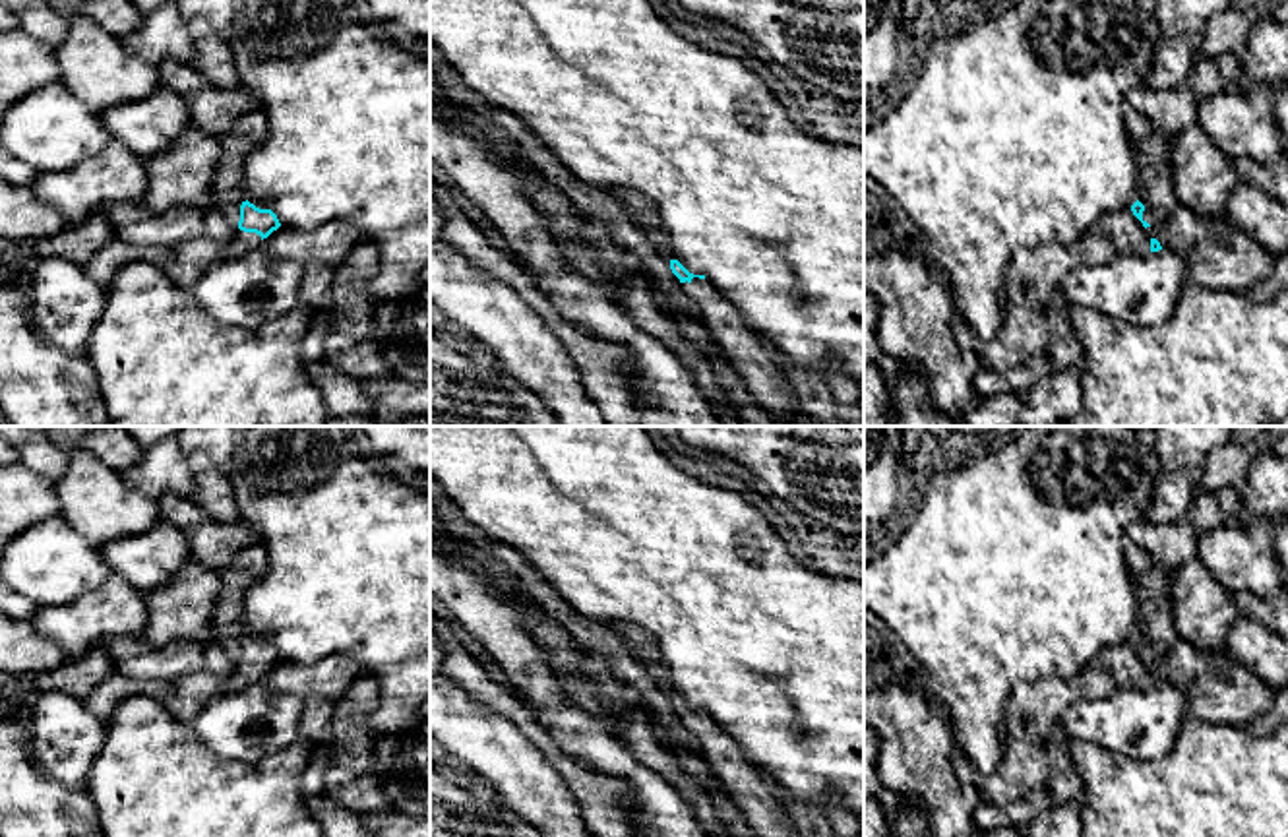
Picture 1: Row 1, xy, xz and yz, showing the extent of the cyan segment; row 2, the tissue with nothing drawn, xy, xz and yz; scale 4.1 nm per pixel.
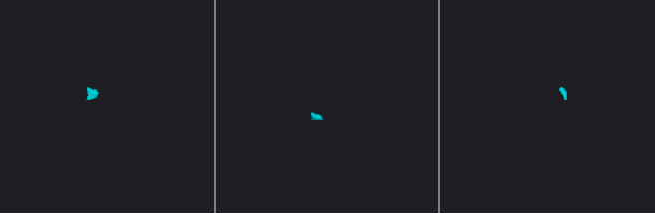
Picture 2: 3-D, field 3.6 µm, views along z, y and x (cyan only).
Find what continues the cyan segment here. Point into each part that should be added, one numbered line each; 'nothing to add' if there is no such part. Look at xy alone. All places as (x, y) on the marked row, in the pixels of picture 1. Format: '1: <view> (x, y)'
1: xy (243, 243)

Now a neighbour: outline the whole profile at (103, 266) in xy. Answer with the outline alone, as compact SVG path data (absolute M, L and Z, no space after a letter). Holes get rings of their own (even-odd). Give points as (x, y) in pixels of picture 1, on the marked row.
M112 238L81 267L93 283L108 287L118 269L132 262L147 262L170 271L174 262L172 246L138 246Z

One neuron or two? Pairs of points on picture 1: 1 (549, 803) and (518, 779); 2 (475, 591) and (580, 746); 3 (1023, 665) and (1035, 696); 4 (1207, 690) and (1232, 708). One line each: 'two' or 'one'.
1: one
2: one
3: two
4: one

